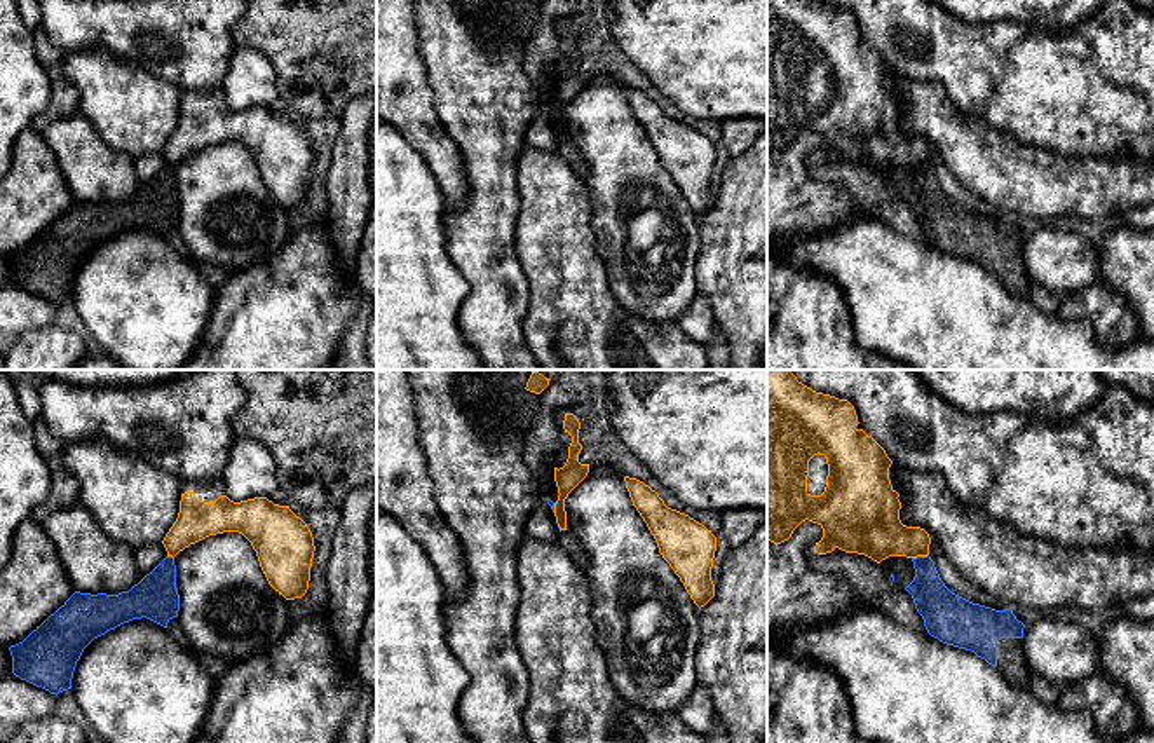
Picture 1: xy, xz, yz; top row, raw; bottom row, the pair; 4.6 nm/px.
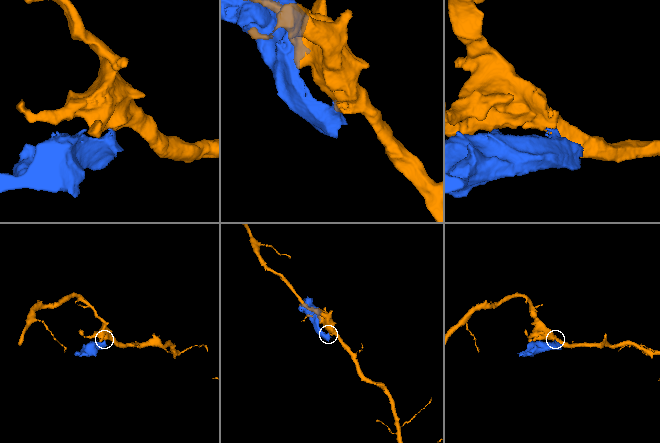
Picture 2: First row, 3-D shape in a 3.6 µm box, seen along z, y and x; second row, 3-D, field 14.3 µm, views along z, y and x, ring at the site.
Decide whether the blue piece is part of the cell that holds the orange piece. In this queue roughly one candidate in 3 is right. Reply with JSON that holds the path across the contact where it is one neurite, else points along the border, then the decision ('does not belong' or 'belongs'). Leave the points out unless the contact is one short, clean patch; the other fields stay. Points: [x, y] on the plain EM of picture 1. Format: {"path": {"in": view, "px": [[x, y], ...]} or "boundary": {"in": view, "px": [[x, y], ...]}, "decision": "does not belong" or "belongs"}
{"boundary": {"in": "yz", "px": [[928, 163], [912, 168]]}, "decision": "does not belong"}

